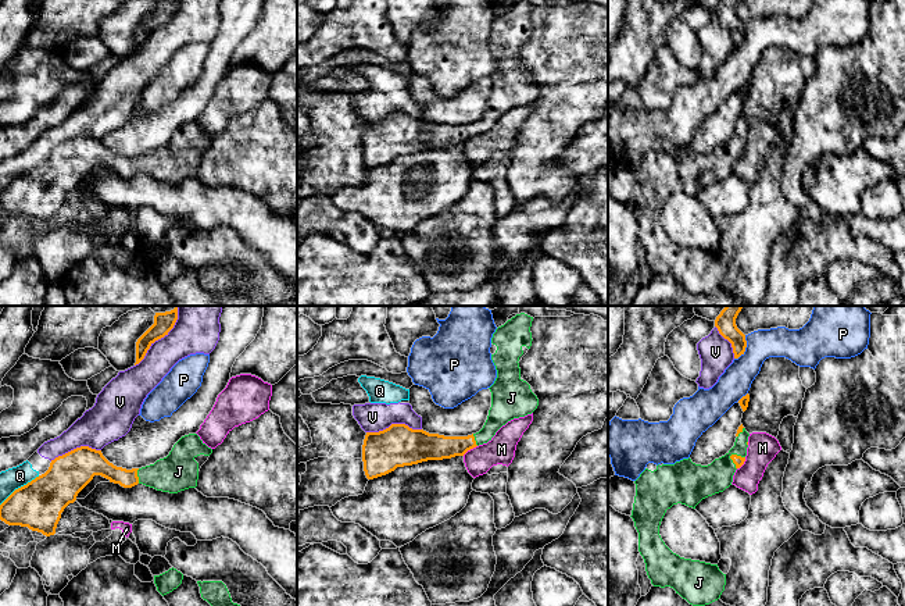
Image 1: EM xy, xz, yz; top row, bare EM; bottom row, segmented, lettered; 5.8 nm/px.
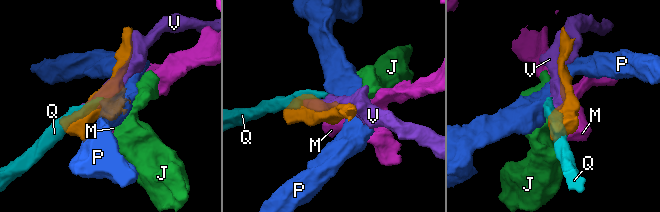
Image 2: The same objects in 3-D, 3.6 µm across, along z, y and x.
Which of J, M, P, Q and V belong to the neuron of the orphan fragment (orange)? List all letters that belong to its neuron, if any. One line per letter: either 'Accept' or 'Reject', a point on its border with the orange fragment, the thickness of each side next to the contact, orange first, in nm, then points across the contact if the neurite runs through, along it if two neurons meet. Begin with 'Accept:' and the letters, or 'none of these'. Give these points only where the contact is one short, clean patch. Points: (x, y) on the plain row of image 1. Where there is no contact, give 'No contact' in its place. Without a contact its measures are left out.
Accept: J
J: Accept. Touches orange at yz (733, 150). Thickness 60 nm (orange) against 200 nm
M: Reject. Touches orange at xz (469, 138). Thickness 160 nm (orange) against 160 nm. Boundary: xz (476, 134), (462, 143)
P: Reject. Touches orange at yz (746, 35). Thickness 120 nm (orange) against 180 nm. Boundary: yz (746, 24), (746, 38), (734, 47)
Q: Reject. Touches orange at xy (21, 175). Thickness 280 nm (orange) against 130 nm
V: Reject. Touches orange at xy (158, 27). Thickness 110 nm (orange) against 240 nm

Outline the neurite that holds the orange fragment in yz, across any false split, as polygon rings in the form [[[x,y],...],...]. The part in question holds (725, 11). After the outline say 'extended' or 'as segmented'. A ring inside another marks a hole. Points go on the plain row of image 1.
[[[720,0],[715,8],[719,22],[731,32],[734,47],[744,43],[747,36],[745,24],[737,17],[736,7],[740,0]]]; as segmented

